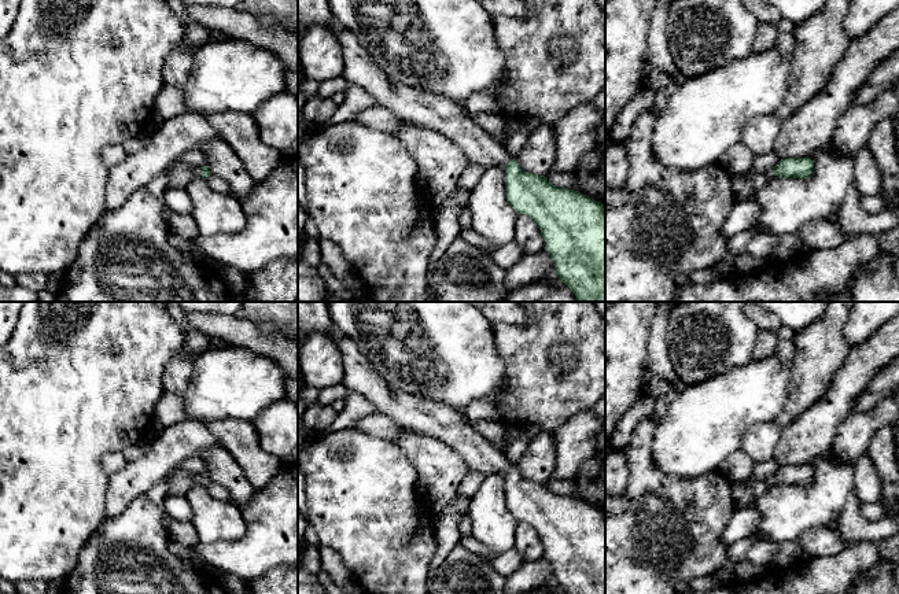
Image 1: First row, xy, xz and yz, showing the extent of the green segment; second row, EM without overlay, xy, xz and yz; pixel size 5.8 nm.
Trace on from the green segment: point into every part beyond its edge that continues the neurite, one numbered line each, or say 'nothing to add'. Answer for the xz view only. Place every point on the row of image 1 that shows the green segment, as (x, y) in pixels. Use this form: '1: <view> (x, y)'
1: xz (419, 107)

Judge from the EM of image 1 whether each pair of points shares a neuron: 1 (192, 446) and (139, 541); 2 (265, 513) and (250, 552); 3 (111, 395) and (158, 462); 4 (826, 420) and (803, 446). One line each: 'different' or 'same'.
1: different
2: same
3: different
4: same

